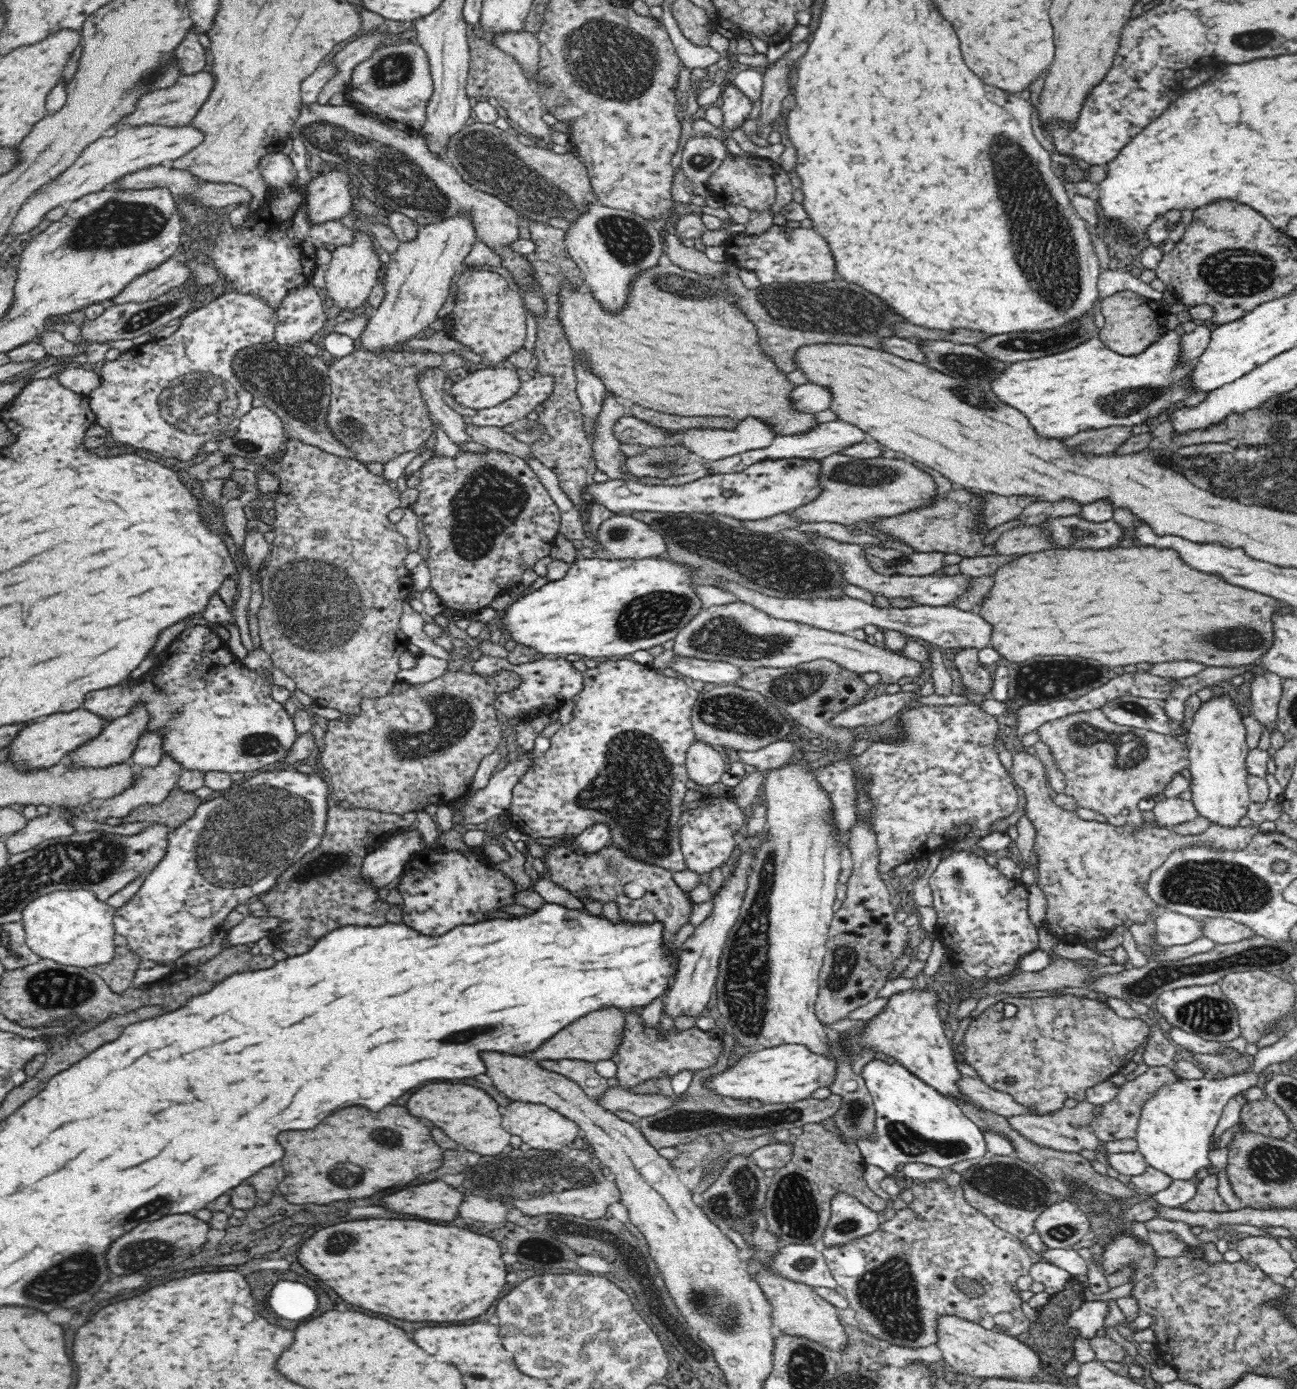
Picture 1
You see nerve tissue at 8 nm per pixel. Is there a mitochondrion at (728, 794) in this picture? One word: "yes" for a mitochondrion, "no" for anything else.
no

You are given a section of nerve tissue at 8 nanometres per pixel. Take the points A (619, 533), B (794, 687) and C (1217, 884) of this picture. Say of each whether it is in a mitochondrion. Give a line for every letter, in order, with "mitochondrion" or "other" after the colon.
A: mitochondrion
B: mitochondrion
C: mitochondrion

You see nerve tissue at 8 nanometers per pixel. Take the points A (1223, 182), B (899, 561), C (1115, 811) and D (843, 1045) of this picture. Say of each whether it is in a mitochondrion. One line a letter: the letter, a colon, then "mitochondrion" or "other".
A: other
B: other
C: other
D: other

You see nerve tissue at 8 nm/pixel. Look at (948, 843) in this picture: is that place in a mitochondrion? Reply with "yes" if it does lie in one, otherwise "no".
no

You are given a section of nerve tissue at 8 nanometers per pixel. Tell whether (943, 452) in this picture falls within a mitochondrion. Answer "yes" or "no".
no

